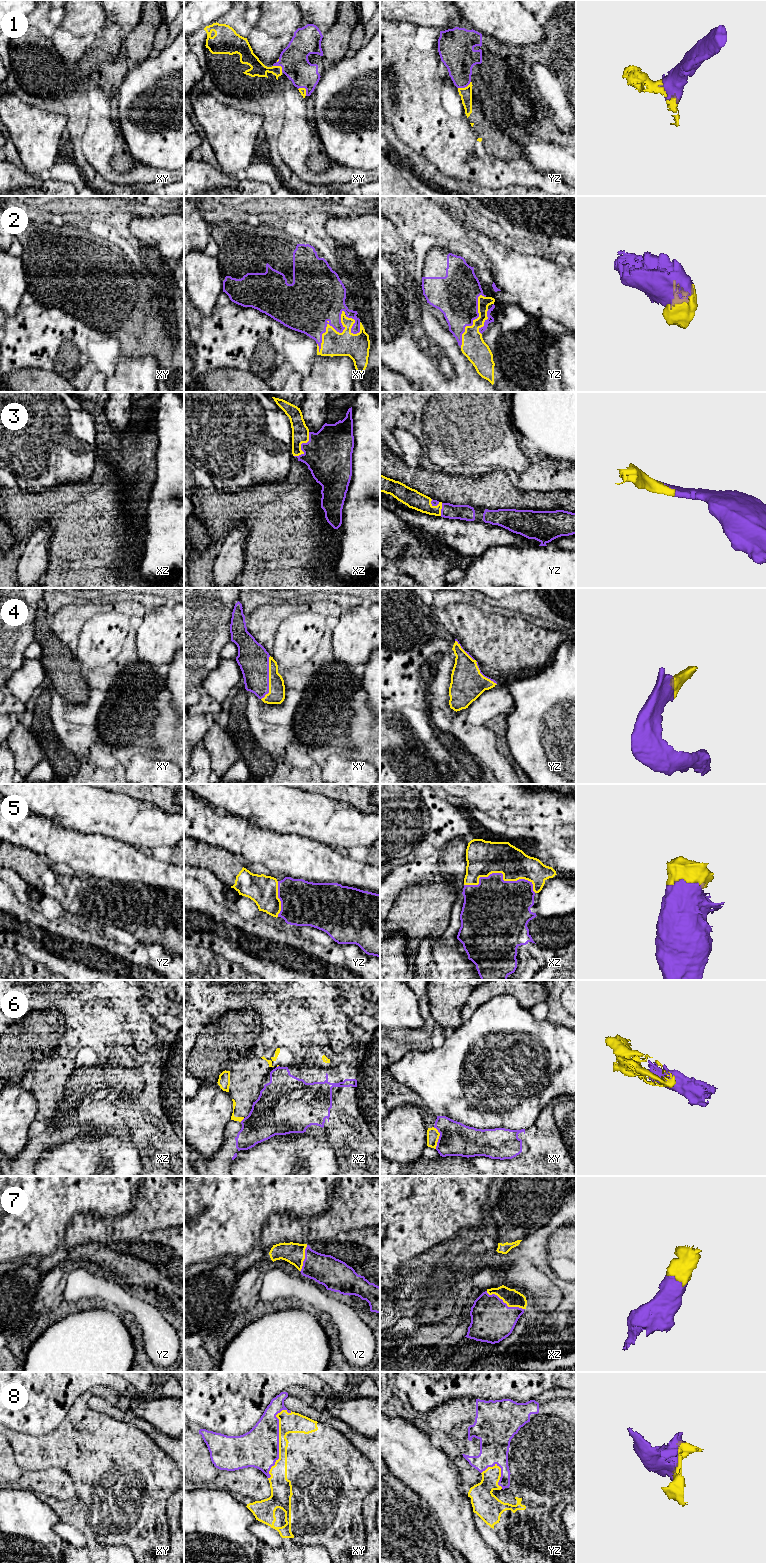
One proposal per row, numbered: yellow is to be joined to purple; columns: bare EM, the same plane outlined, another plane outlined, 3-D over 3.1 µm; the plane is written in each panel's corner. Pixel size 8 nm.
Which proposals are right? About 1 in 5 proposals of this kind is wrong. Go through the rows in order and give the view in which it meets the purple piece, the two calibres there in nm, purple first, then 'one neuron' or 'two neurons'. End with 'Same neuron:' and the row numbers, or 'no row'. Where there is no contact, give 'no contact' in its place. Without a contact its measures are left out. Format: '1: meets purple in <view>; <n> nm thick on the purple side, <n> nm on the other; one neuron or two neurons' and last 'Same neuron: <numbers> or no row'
1: meets purple in yz; 260 nm thick on the purple side, 100 nm on the other; one neuron
2: meets purple in xy; 420 nm thick on the purple side, 190 nm on the other; one neuron
3: meets purple in xz; 380 nm thick on the purple side, 140 nm on the other; one neuron
4: meets purple in xy; 260 nm thick on the purple side, 140 nm on the other; one neuron
5: meets purple in xz; 420 nm thick on the purple side, 280 nm on the other; one neuron
6: meets purple in xy; 280 nm thick on the purple side, 100 nm on the other; one neuron
7: meets purple in xz; 340 nm thick on the purple side, 140 nm on the other; one neuron
8: meets purple in xy; 320 nm thick on the purple side, 160 nm on the other; one neuron
Same neuron: 1, 2, 3, 4, 5, 6, 7, 8

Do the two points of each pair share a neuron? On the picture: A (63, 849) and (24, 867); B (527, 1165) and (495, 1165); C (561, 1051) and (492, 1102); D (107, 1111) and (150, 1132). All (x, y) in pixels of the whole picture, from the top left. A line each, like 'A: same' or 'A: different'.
A: different
B: same
C: same
D: same

